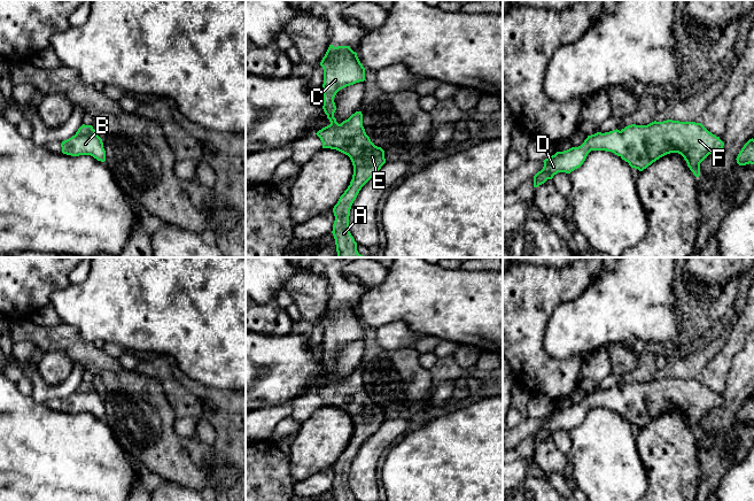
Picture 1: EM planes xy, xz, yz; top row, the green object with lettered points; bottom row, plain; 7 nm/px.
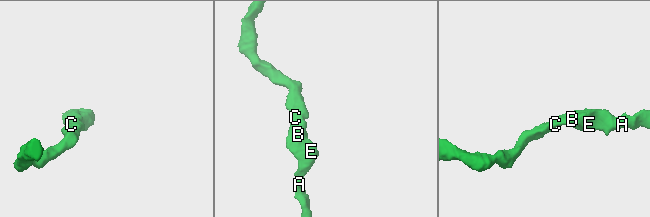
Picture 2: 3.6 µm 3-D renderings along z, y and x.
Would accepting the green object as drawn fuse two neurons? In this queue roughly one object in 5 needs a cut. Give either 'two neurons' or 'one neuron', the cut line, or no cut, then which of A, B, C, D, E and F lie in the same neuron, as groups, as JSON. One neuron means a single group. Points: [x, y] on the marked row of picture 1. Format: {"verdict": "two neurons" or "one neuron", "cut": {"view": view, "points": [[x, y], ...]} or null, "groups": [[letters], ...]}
{"verdict": "one neuron", "cut": null, "groups": [["A", "B", "C", "D", "E", "F"]]}

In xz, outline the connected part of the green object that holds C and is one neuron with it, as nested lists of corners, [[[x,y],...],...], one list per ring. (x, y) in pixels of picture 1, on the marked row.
[[[329,45],[320,65],[324,69],[322,109],[331,124],[316,134],[320,138],[322,148],[336,149],[348,155],[353,165],[350,185],[333,208],[335,221],[332,233],[337,257],[365,257],[358,253],[357,242],[349,231],[350,209],[362,187],[386,163],[384,151],[375,146],[366,134],[362,111],[356,111],[341,124],[334,117],[336,93],[347,86],[365,80],[365,68],[357,53],[350,46]]]

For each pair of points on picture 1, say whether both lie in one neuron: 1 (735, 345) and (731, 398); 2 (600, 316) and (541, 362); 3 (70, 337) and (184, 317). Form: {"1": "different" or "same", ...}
{"1": "different", "2": "different", "3": "different"}

